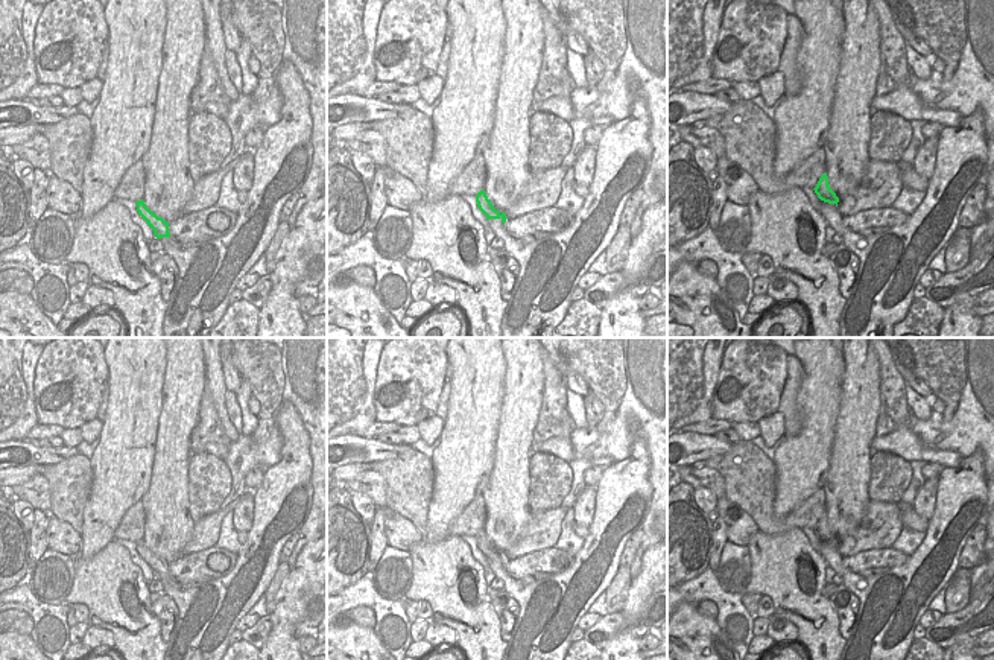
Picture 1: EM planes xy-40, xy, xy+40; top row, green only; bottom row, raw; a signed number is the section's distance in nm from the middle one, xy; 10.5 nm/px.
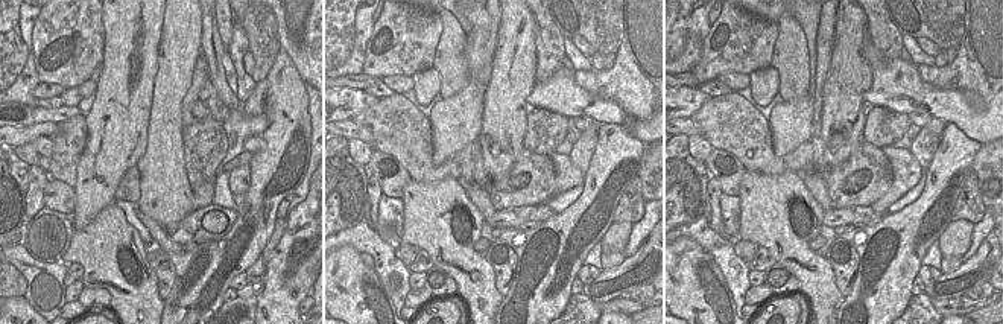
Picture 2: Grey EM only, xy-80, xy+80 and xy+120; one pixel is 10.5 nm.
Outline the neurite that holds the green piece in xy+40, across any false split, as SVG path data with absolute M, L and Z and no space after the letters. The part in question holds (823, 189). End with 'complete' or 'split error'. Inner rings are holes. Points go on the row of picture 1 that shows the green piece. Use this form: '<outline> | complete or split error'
M824 148L815 151L809 158L801 161L786 176L781 176L780 181L786 182L787 190L792 187L813 189L821 201L834 204L837 207L839 198L828 184Z | split error

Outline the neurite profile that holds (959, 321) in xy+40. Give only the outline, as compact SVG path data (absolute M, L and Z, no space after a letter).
M976 298L970 303L954 303L944 309L938 338L979 338L982 318L973 313Z

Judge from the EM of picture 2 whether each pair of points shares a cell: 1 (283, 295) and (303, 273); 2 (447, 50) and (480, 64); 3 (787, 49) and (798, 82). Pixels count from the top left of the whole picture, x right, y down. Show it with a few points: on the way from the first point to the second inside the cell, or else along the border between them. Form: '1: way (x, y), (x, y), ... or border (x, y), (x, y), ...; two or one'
1: way (286, 289), (297, 279); one
2: border (467, 35), (467, 84), (458, 93); two
3: way (791, 57), (794, 75); one

